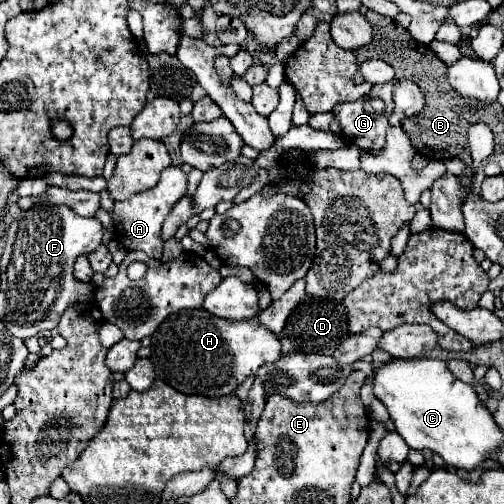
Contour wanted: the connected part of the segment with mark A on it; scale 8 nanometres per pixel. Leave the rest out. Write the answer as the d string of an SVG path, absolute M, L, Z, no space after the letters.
M168 166L162 172L160 182L144 192L138 192L130 196L128 200L114 202L112 208L112 220L116 226L116 240L126 248L126 250L142 250L150 258L160 258L162 256L162 224L168 218L172 206L186 194L186 174L178 166Z

